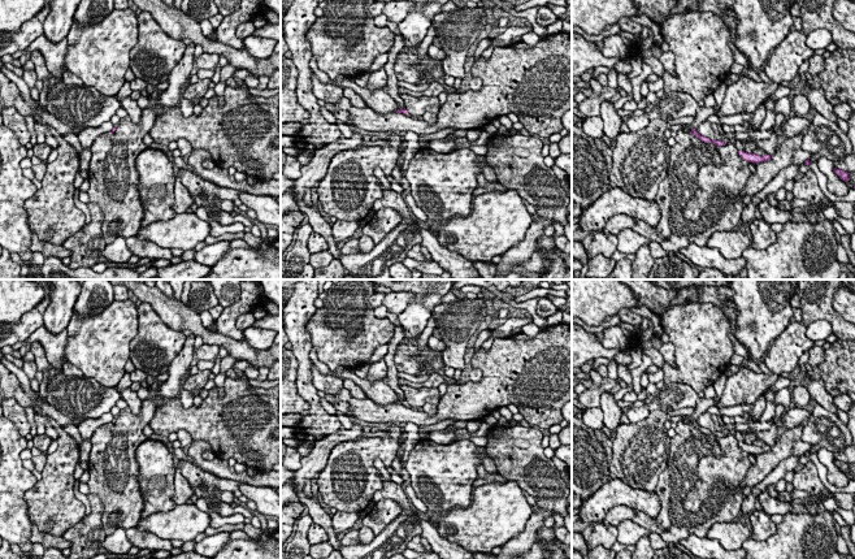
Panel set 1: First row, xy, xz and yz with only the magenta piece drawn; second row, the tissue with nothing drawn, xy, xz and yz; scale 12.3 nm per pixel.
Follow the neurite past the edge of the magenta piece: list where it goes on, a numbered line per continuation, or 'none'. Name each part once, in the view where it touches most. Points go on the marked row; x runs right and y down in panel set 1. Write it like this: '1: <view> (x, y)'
1: xz (398, 46)

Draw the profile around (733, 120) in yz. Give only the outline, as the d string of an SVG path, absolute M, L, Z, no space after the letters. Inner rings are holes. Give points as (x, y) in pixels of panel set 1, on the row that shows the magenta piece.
M754 112L752 113L725 116L725 117L719 117L717 114L712 114L707 120L711 124L734 126L734 125L741 125L745 121L750 121L752 117L754 117Z

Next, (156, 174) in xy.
M146 148L138 155L135 168L139 174L138 190L144 208L140 228L156 221L172 220L174 211L174 164L161 150Z

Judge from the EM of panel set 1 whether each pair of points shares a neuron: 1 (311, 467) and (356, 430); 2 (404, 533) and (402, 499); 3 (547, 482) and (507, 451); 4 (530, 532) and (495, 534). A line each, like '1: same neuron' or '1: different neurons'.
1: same neuron
2: different neurons
3: same neuron
4: different neurons

